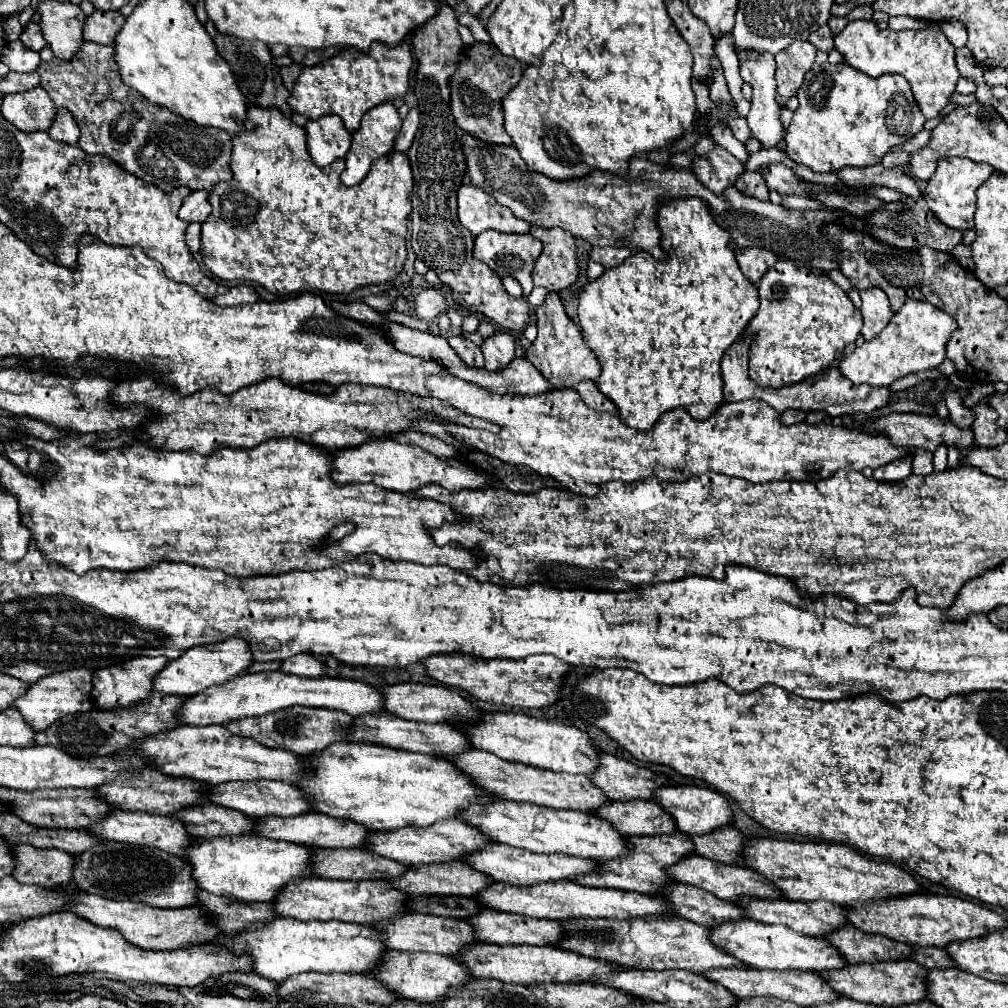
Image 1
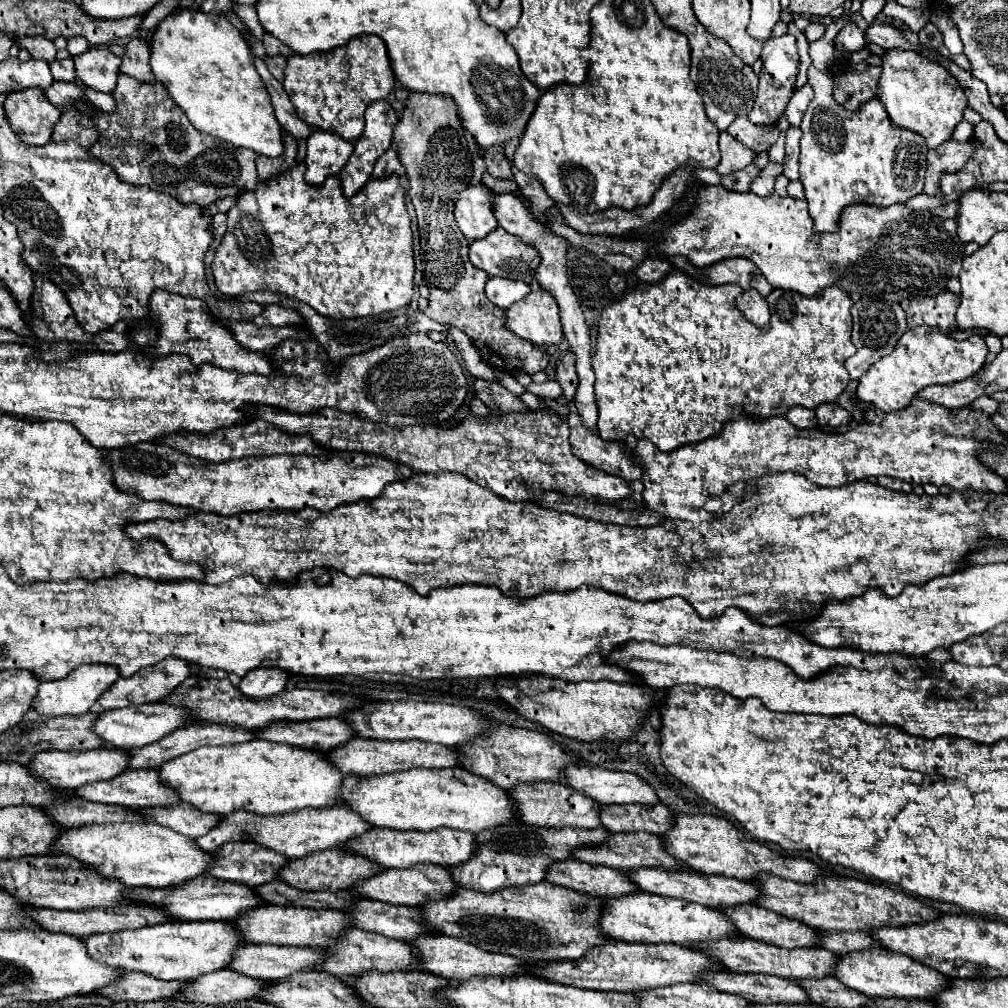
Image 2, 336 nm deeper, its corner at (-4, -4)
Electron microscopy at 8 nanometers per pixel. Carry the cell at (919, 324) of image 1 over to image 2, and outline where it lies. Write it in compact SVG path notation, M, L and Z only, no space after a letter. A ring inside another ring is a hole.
M935 328L925 330L907 330L897 342L895 350L875 362L863 374L857 388L857 398L863 402L873 402L877 408L885 412L903 410L911 404L915 394L931 384L953 384L965 378L975 376L987 356L987 344L983 336L971 336L967 340L955 340Z

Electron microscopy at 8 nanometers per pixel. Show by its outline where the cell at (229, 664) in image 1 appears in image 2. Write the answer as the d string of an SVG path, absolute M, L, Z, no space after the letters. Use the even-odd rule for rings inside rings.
M165 658L155 666L147 666L147 670L139 670L131 678L119 678L99 704L105 710L139 706L147 702L159 702L167 694L171 694L185 678L191 676L191 668L187 660L181 658Z

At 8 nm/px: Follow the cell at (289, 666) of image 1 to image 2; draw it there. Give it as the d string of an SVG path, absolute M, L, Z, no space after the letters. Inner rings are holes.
M265 666L247 672L239 684L239 690L243 690L243 694L249 694L251 698L267 698L287 688L287 682L289 682L289 674L285 670Z

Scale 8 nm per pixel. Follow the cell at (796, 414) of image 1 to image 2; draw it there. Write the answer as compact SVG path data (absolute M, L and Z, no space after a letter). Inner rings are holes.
M793 406L787 416L785 416L793 426L797 428L817 428L817 422L815 422L815 412L813 410L807 410L803 406Z

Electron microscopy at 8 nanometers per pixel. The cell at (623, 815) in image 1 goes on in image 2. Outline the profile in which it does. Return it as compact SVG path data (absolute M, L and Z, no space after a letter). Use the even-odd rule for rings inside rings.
M537 782L531 786L515 786L511 788L511 794L515 794L515 802L519 802L519 814L523 814L523 824L531 826L543 826L543 828L599 828L601 826L601 804L589 798L587 794L581 794L579 790L571 790L567 784L557 782Z

